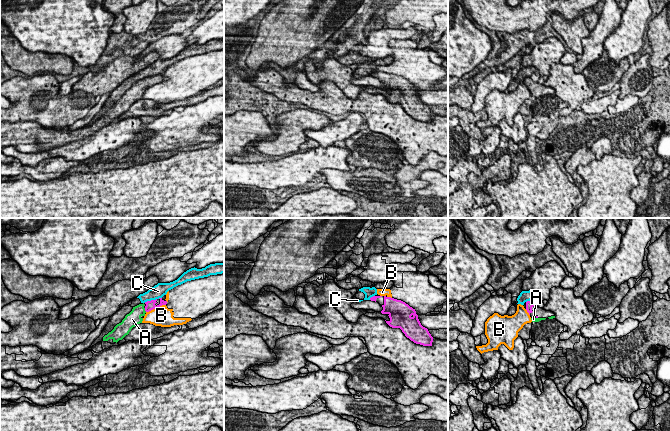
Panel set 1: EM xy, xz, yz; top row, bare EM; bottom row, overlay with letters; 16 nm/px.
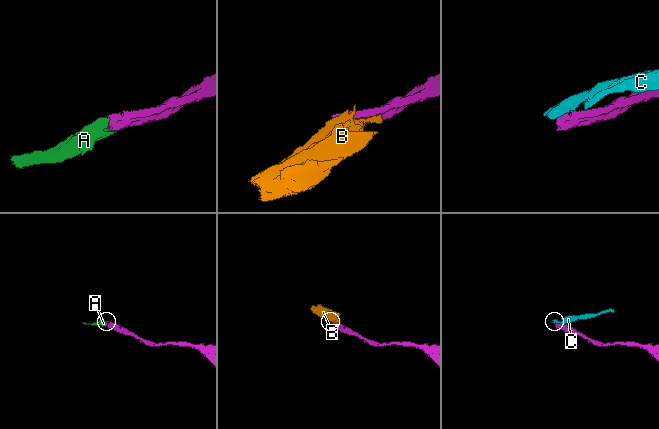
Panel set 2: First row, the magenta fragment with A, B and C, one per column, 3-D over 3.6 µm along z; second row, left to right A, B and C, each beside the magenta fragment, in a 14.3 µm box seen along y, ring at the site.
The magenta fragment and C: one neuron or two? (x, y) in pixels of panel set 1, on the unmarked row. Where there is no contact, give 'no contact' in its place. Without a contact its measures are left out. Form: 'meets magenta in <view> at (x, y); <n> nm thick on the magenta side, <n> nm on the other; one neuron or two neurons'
meets magenta in xy at (150, 77); 160 nm thick on the magenta side, 220 nm on the other; two neurons

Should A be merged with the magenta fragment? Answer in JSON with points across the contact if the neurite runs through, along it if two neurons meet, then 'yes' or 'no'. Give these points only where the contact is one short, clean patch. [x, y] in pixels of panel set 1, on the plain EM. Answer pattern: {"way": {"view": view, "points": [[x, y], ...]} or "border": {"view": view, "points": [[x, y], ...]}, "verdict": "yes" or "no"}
{"way": {"view": "xy", "points": [[150, 81], [145, 86], [140, 87], [133, 94]]}, "verdict": "yes"}

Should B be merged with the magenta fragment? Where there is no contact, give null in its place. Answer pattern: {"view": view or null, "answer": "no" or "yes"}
{"view": "xy", "answer": "no"}

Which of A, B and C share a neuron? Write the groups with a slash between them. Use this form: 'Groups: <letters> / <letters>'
Groups: A / B / C

